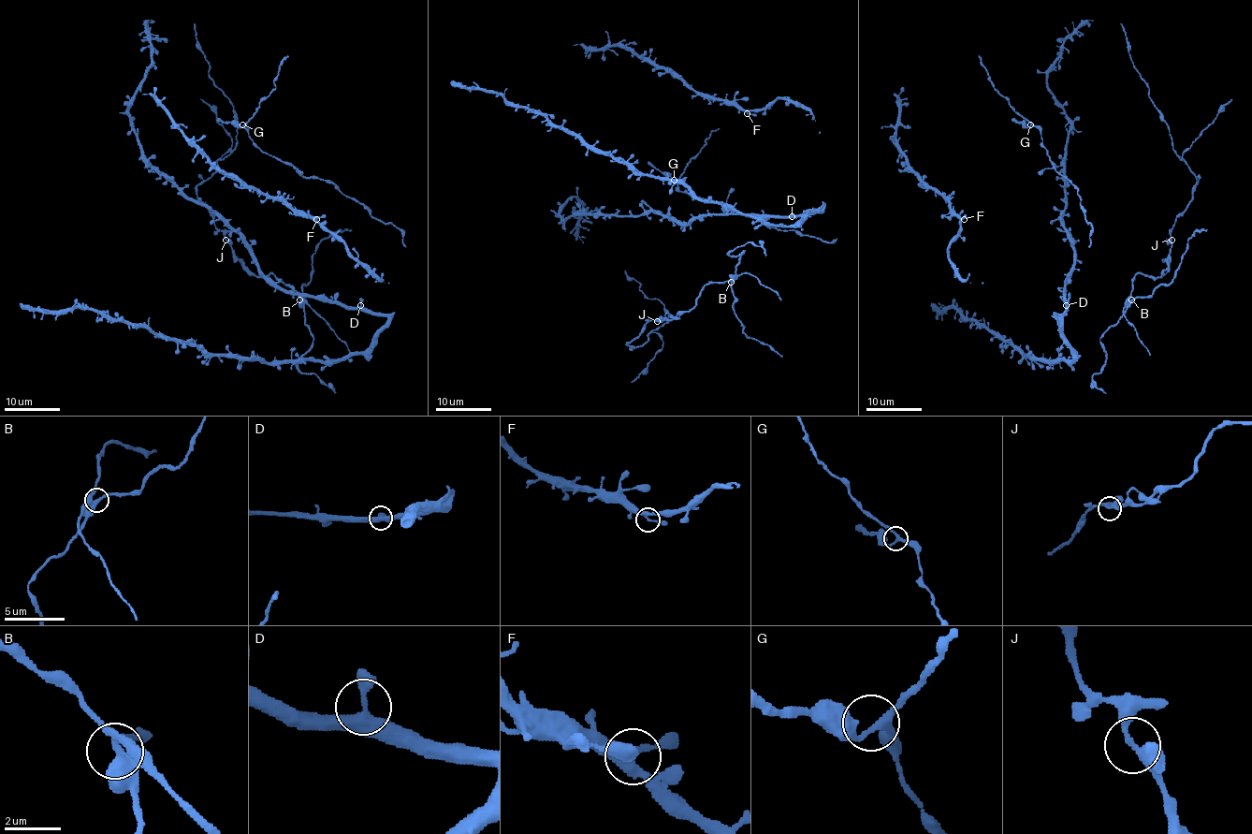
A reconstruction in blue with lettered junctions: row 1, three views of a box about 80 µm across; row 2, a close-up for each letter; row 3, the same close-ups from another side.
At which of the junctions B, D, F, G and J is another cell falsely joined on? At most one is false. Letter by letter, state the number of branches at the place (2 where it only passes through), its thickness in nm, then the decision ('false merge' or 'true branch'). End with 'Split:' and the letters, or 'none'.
B: 3 | 300 nm | true branch
D: 3 | 320 nm | true branch
F: 3 | 280 nm | true branch
G: 3 | 220 nm | true branch
J: 3 | 280 nm | true branch
Split: none

